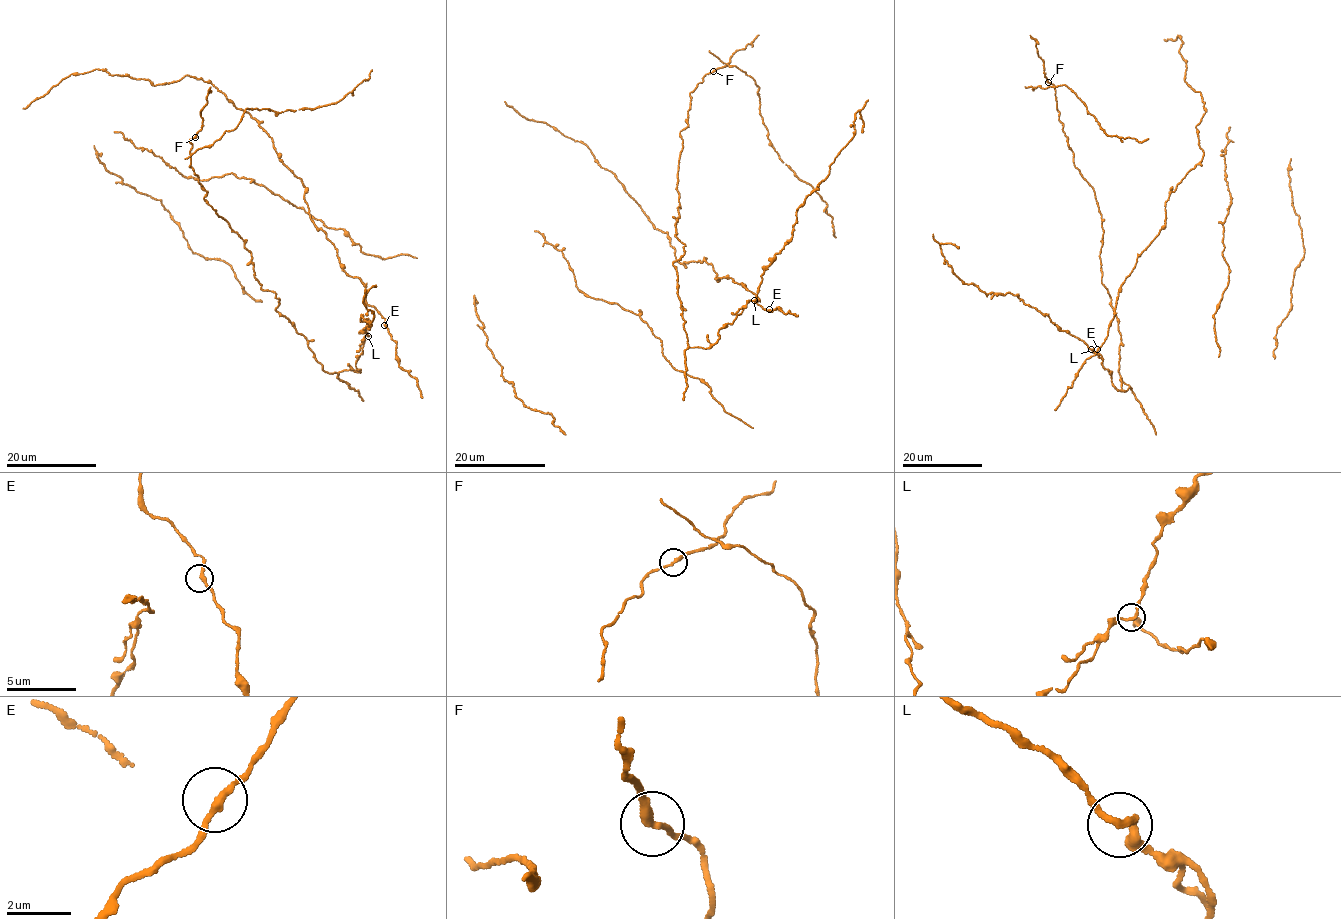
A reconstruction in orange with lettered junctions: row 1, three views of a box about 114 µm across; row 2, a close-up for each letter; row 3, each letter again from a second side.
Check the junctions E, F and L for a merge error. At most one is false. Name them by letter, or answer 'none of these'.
none of these

